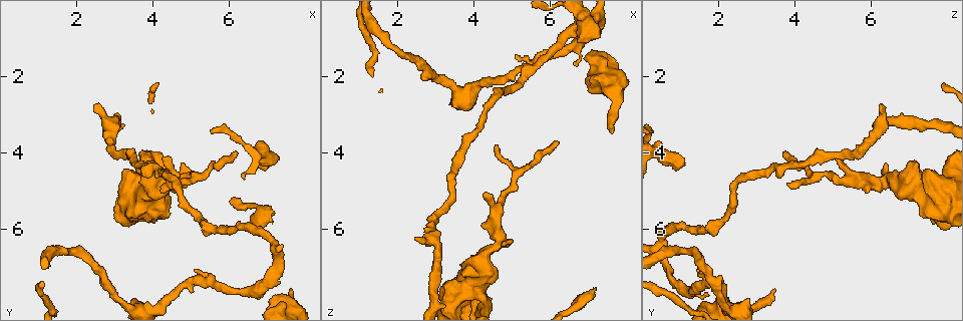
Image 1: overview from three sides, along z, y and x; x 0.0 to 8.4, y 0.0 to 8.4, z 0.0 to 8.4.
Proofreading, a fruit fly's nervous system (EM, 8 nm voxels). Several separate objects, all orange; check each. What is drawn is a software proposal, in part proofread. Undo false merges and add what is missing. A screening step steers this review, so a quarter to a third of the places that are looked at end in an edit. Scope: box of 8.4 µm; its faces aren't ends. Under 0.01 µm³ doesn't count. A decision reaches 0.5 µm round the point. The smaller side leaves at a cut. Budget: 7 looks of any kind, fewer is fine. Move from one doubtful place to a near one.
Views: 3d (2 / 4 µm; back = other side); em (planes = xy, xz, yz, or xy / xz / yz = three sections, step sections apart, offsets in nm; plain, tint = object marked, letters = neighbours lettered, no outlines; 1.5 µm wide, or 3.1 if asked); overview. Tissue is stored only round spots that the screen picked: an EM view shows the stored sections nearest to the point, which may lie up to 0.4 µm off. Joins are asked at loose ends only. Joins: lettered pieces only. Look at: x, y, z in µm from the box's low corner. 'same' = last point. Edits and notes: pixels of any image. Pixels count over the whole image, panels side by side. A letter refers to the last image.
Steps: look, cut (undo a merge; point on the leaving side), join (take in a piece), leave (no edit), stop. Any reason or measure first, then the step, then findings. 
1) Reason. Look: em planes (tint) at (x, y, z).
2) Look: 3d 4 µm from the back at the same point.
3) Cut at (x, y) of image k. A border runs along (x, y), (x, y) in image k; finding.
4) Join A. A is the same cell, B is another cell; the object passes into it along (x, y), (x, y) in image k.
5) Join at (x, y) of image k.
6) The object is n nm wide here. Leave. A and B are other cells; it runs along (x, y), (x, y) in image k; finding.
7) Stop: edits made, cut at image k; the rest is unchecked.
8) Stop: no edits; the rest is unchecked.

Branch stops here. Look: 3d 4 µm from the back at (7.60, 7.60, 3.50).

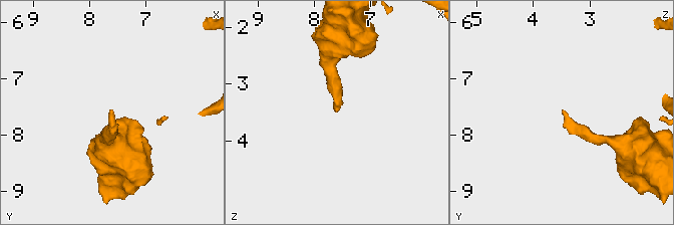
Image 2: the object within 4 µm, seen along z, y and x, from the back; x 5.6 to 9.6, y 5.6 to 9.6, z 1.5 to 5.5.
Look: em yz step 4 (tint) at (7.60, 7.60, 3.50).

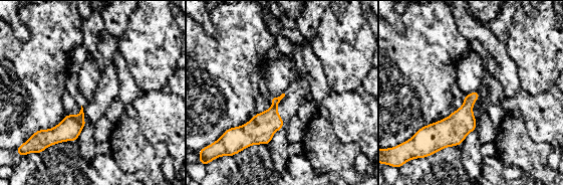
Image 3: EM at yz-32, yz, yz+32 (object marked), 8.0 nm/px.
Look: em planes (letters) at the same point.

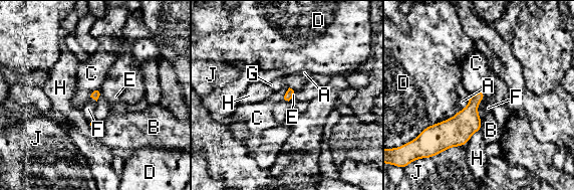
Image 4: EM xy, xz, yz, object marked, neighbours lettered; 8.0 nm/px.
Join F. F is the same cell, A, B, C, D, E, G, H and J are other cells; the object passes into it along (460, 128), (478, 103), (487, 104) in image 4; the cell continues.

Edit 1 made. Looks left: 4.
See it whole again. Look: overview.

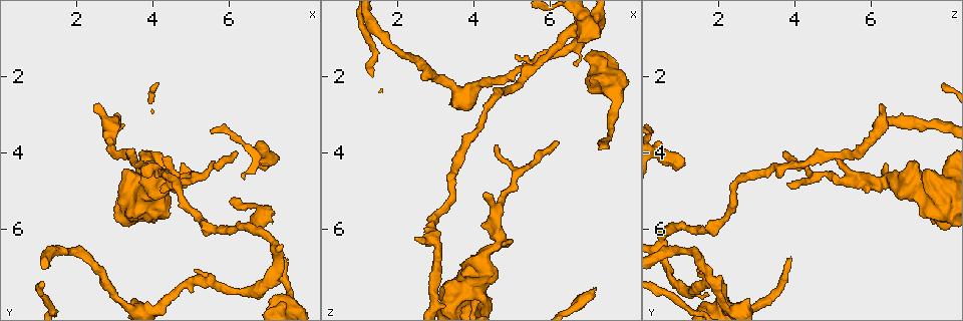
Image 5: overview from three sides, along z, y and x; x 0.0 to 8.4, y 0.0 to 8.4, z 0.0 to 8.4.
Branch stops here. Look: 3d 2 µm at (4.65, 4.80, 3.80).

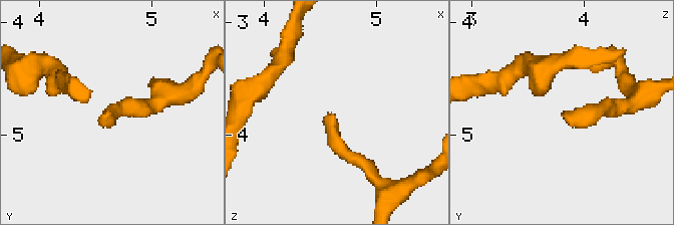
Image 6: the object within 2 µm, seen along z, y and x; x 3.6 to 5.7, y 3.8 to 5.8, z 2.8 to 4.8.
Need the tissue. Look: em planes (letters) at (4.62, 4.84, 3.80).

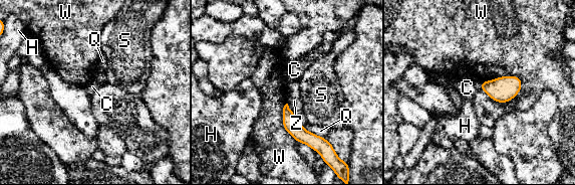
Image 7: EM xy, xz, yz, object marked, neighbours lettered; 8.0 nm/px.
Leave. C, H, Q, S, W and Z are other cells; it runs along (286, 108), (305, 137), (318, 139) in image 7; no lettered piece goes on from it.

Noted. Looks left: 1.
Free end. Look: em 3.1 µm planes (letters) at (2.50, 2.75, 6.15).

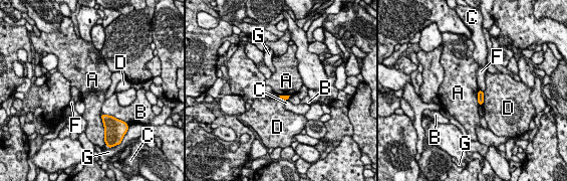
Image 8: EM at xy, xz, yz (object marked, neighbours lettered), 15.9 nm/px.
Leave. A, B, C, D, F and G are other cells; a border runs along (479, 89), (478, 104) in image 8; no lettered piece goes on from it.

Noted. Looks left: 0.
Stop: edits made, join at image 4; the rest is unchecked.

